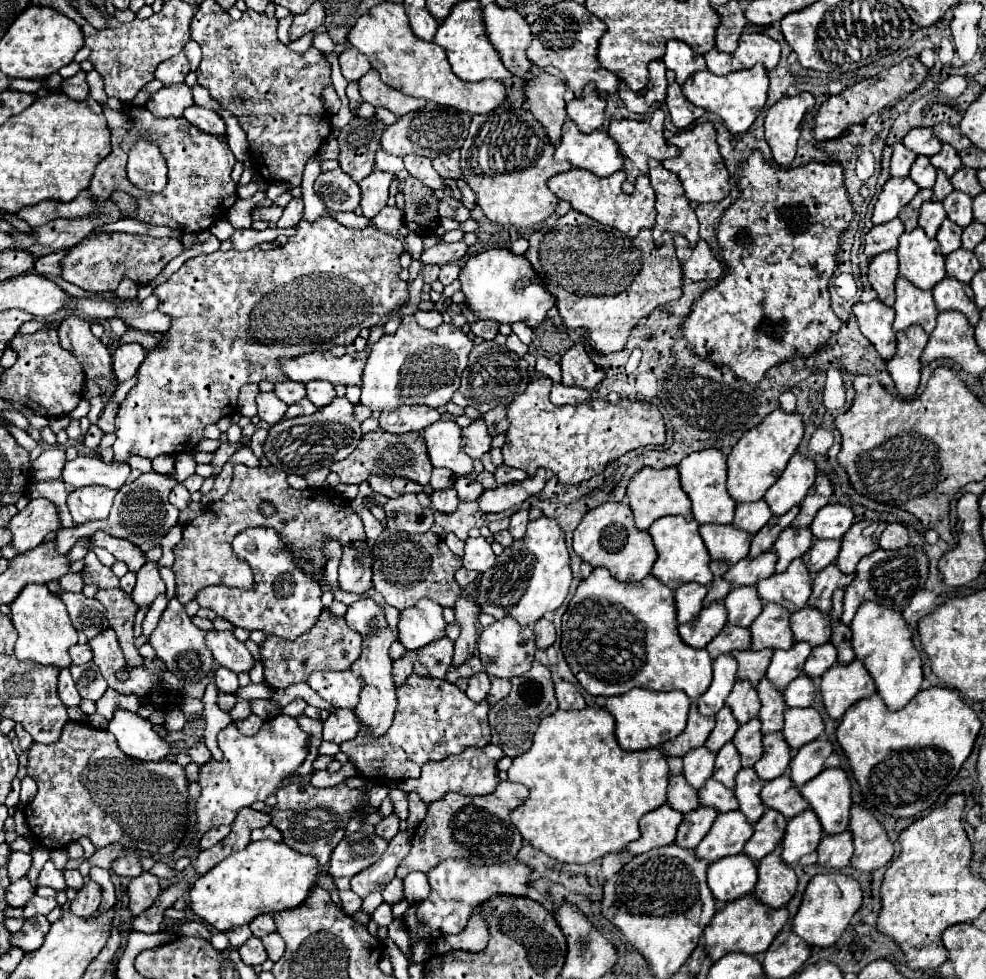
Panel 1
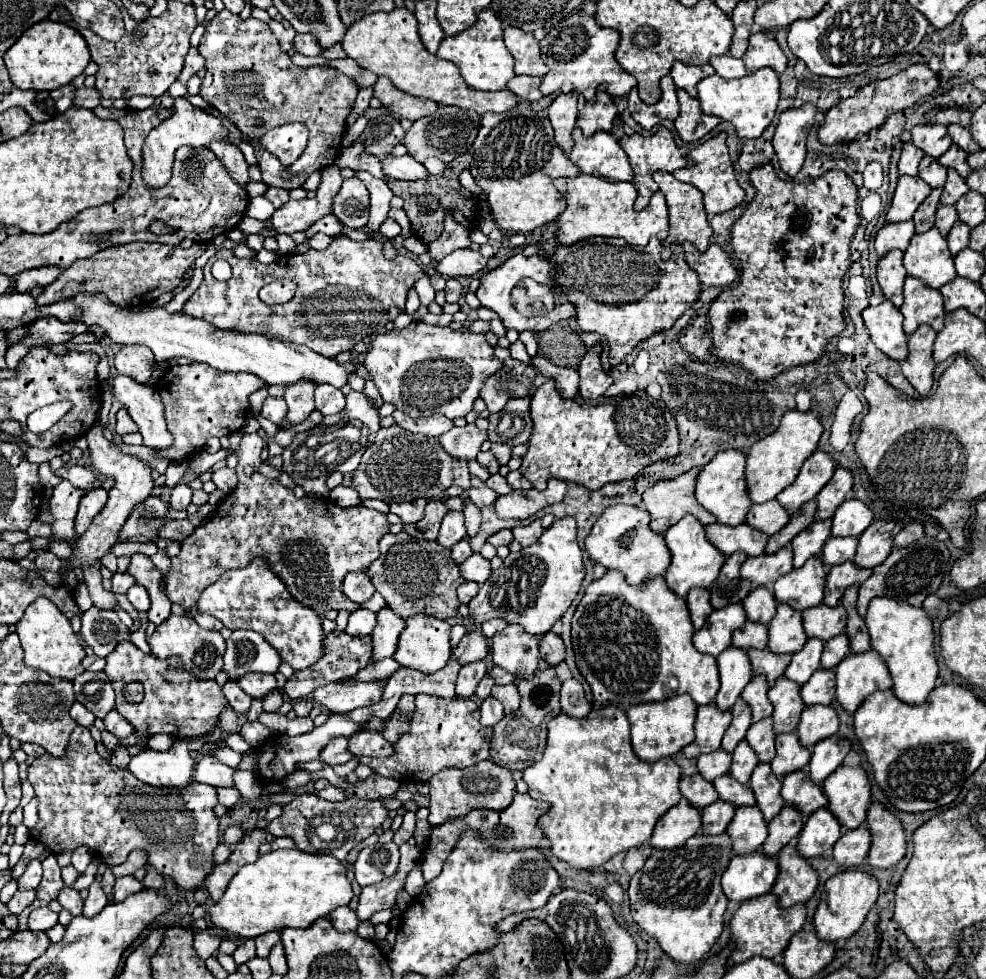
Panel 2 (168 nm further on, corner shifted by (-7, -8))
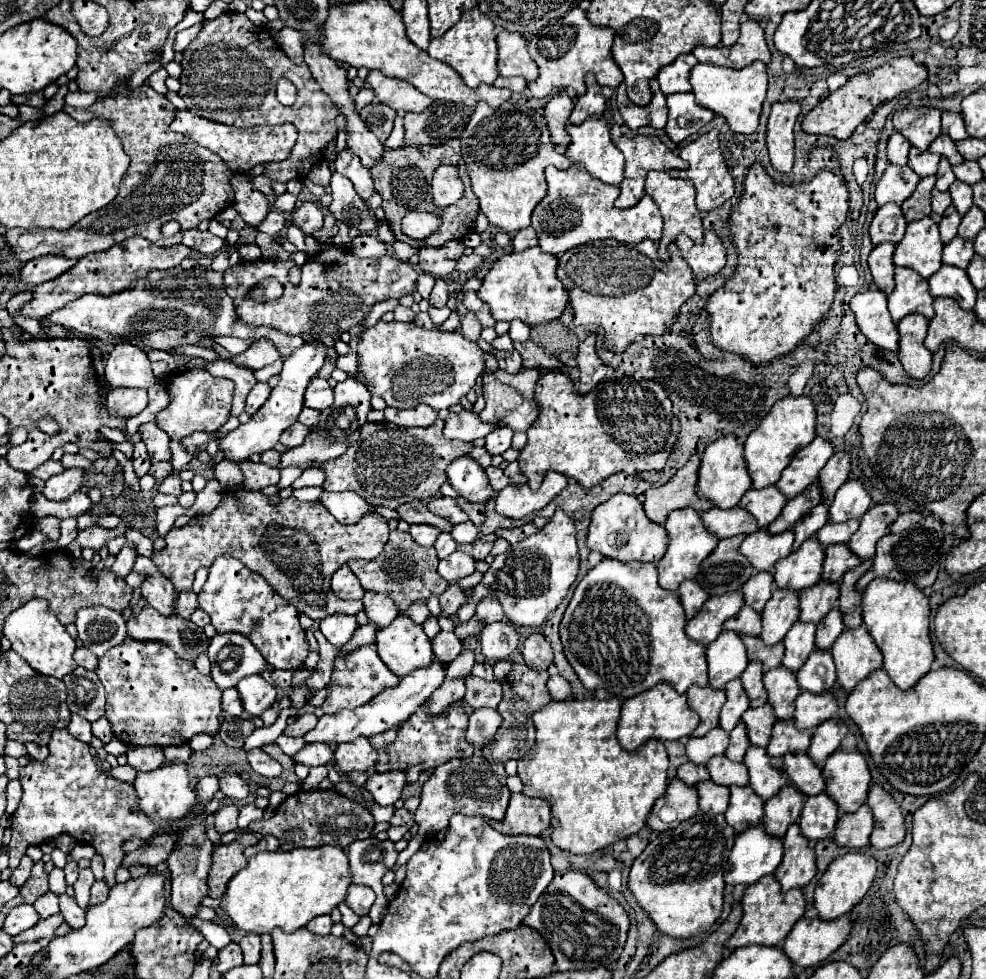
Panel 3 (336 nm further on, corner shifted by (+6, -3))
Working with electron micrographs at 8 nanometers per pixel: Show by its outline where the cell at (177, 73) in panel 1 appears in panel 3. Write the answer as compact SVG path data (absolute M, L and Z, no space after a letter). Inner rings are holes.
M194 25L194 27L188 27L184 31L178 31L176 33L176 39L174 39L174 51L176 53L184 53L184 49L190 45L190 41L198 35L200 31L200 25Z

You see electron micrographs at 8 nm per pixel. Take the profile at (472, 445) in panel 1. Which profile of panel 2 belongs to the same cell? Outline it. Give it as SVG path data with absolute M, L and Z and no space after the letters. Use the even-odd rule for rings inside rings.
M493 444L491 446L491 452L495 454L499 464L507 464L511 460L511 450L513 450L513 446L509 446L509 444Z

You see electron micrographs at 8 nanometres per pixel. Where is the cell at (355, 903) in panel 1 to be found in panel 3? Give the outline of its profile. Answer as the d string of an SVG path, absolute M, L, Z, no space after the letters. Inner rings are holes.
M320 915L320 917L312 919L312 923L308 923L308 929L312 933L318 933L318 935L328 935L332 931L332 917L330 915Z

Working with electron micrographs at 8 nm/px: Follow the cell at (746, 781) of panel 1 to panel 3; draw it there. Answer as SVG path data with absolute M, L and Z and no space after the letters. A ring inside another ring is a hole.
M750 747L746 751L744 763L750 773L750 787L762 801L772 799L784 785L788 785L784 771L778 771L776 761L766 755L766 749Z

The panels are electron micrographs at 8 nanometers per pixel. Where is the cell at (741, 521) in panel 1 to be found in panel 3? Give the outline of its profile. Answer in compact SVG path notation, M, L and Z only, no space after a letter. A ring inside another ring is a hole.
M774 485L766 489L750 489L740 499L740 507L756 517L760 529L766 529L780 515L784 505L786 497L780 495L780 491Z

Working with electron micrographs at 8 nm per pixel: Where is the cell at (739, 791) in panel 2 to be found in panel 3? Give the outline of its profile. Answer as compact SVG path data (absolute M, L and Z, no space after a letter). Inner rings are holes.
M718 755L718 757L712 757L706 767L710 771L712 781L718 785L724 785L724 787L748 785L748 769L744 767L744 763L732 763L724 759L724 755Z

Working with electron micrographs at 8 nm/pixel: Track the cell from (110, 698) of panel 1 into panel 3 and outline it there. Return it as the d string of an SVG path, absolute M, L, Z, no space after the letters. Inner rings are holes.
M102 717L100 721L92 723L92 733L102 741L102 743L108 743L114 735L112 735L112 725L108 723L106 717Z

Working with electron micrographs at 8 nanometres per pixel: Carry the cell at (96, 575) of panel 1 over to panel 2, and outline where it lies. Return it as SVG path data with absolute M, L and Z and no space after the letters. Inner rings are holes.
M123 572L123 574L113 574L113 592L115 594L125 594L131 586L133 586L133 582L135 582L135 578L129 574L129 572Z

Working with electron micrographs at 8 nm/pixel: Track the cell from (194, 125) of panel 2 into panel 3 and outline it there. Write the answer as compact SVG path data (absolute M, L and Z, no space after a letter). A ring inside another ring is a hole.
M176 109L176 117L170 123L170 131L184 133L184 135L192 137L198 145L220 155L220 159L224 159L224 163L228 163L228 167L244 171L246 175L250 175L248 171L254 165L262 165L262 163L270 163L270 161L284 161L296 143L296 127L292 127L292 123L238 129L232 125L214 123L214 121L204 119L204 117L192 115L188 109Z

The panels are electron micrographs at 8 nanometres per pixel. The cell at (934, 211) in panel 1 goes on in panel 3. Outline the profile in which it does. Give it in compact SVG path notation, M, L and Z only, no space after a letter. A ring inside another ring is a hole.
M932 189L932 213L930 217L938 223L942 219L942 213L946 211L946 207L952 203L950 193L942 193L938 189Z

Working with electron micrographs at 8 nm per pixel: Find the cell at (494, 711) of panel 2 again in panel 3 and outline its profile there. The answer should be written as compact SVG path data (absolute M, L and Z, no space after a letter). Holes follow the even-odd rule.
M496 709L472 711L470 713L470 721L468 721L466 737L468 737L468 741L476 749L480 749L484 743L488 743L488 741L494 739L498 727L500 727L500 715L498 715Z

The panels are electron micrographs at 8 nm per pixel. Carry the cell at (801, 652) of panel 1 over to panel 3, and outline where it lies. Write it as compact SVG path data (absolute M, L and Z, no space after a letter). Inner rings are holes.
M800 621L794 623L794 627L784 637L786 653L784 653L782 665L786 669L798 671L804 665L804 661L808 659L812 649L816 649L816 645L814 645L814 633L816 633L816 625L812 625L812 623L800 623Z

